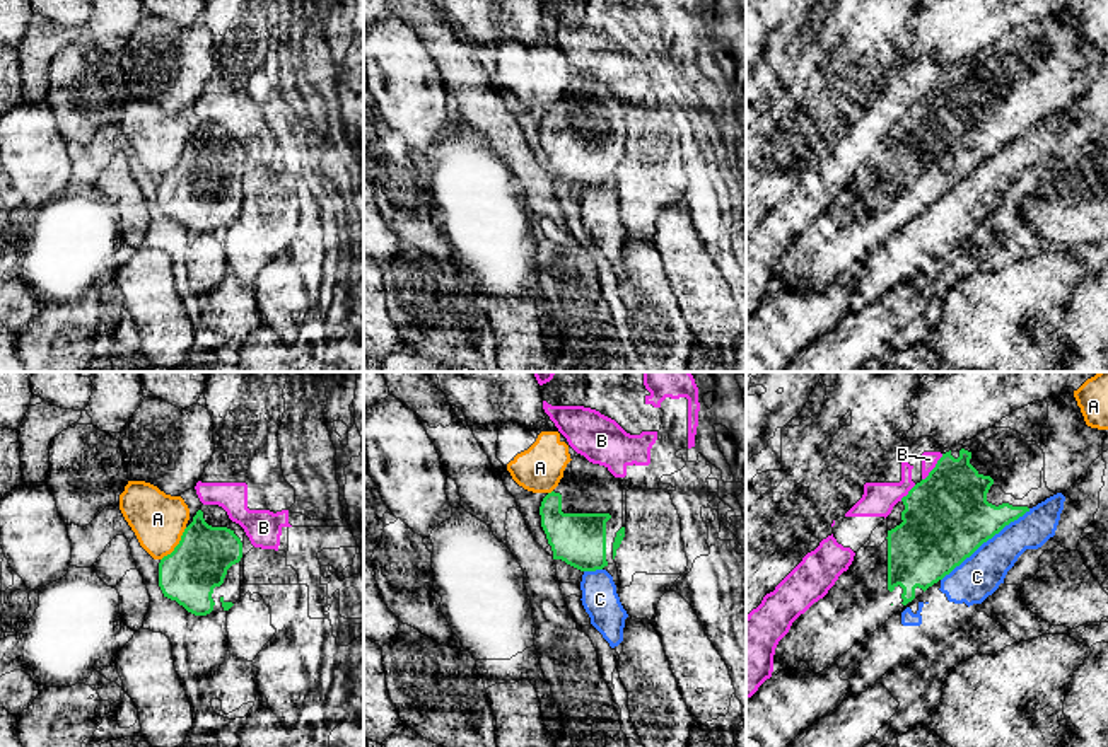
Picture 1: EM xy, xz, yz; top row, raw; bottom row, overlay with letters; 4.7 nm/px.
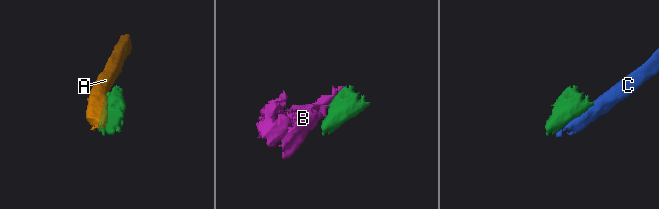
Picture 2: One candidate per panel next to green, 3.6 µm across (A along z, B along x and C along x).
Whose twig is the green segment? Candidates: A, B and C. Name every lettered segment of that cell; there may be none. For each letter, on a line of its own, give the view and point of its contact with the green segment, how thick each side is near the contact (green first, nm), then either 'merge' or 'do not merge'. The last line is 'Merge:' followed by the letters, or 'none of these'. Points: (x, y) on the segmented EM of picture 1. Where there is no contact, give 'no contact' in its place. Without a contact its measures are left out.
A: meets green in xy at (178, 544); 280 nm thick on the green side, 260 nm on the other; do not merge
B: meets green in yz at (934, 468); 400 nm thick on the green side, 80 nm on the other; do not merge
C: meets green in yz at (985, 541); 400 nm thick on the green side, 200 nm on the other; do not merge
Merge: none of these

